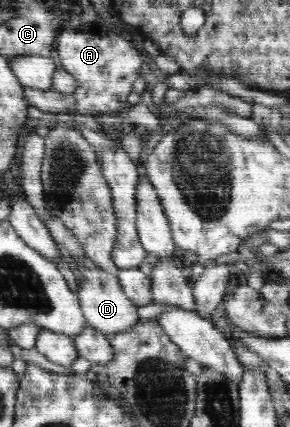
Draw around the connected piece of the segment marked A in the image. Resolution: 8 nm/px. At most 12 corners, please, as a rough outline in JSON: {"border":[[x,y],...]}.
{"border":[[59,32],[74,114],[118,114],[144,75],[131,38]]}

